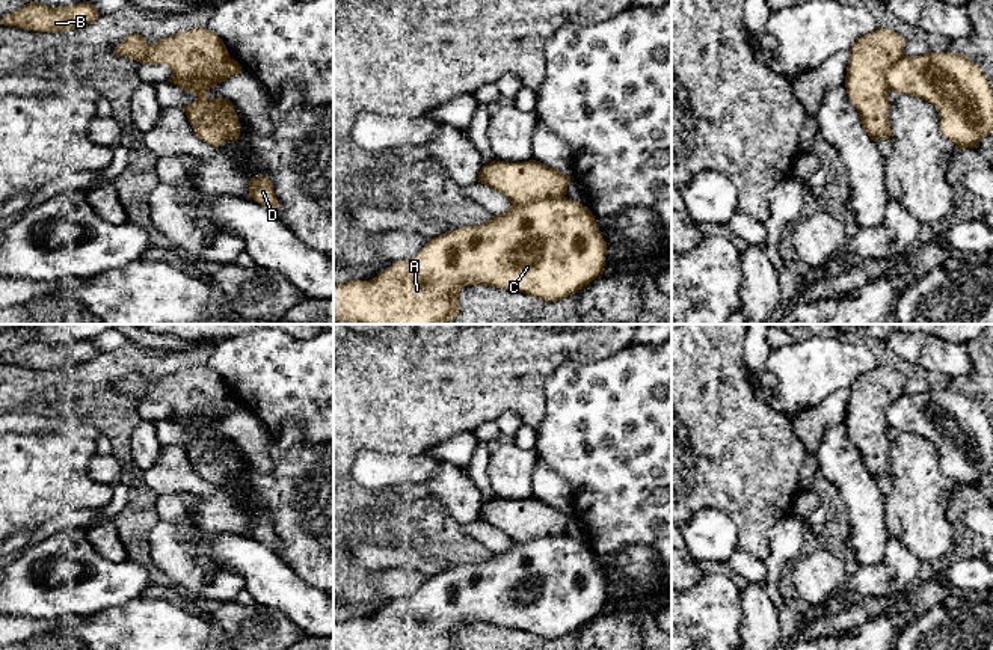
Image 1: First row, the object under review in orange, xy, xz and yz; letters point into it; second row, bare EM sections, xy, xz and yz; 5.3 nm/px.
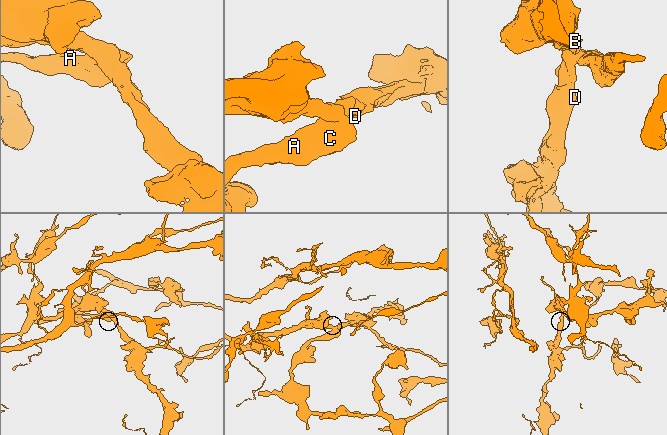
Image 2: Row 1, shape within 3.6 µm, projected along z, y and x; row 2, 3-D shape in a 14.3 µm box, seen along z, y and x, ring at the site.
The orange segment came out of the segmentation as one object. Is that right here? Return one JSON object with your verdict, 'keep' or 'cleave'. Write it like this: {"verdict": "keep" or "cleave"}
{"verdict": "cleave"}

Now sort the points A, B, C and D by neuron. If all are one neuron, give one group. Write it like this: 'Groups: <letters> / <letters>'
Groups: A C / B D

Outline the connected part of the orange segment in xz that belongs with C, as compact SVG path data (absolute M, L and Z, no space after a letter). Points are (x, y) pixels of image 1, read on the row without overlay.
M563 534L524 543L512 541L506 550L492 553L483 563L465 564L430 576L417 593L392 600L370 618L334 623L334 650L459 650L460 627L477 621L555 639L595 618L604 609L605 593L607 581L596 566L595 553L580 540Z

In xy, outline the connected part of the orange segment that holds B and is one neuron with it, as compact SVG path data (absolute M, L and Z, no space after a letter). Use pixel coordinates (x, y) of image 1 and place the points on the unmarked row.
M32 339L0 356L0 362L17 363L33 369L65 369L88 363L98 356L92 339L50 345Z

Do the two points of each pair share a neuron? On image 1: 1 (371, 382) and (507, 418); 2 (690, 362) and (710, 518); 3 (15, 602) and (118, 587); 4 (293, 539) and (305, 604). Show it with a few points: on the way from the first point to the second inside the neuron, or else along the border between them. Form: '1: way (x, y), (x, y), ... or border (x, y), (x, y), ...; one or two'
1: border (495, 421), (504, 412), (513, 412), (522, 423); two
2: border (687, 521), (696, 512), (717, 508), (737, 530); two
3: way (41, 600), (67, 600), (83, 597), (92, 591); one
4: border (276, 552), (317, 588); two

